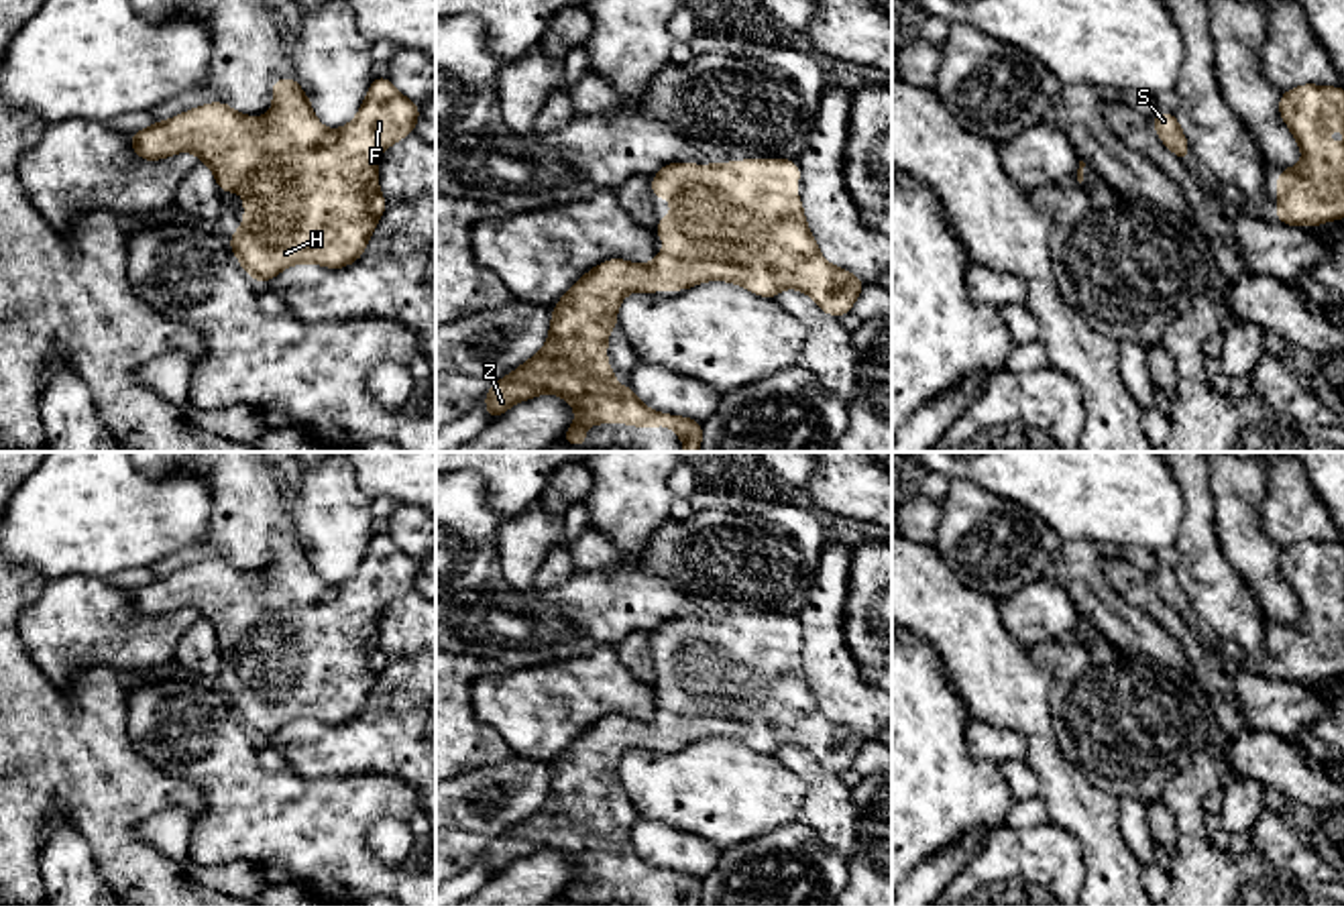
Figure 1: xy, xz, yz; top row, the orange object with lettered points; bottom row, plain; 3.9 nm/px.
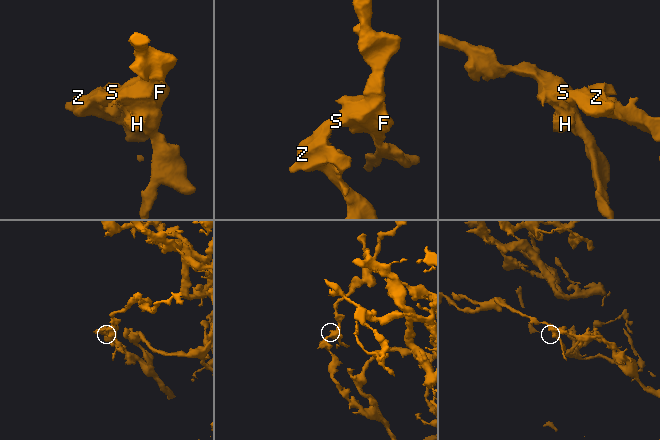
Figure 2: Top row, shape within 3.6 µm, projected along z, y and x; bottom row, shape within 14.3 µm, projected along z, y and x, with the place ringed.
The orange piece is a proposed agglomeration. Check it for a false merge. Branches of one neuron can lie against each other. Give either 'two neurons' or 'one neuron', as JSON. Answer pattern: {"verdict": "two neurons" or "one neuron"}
{"verdict": "one neuron"}

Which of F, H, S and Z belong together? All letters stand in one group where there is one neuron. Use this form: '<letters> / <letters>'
F H S Z

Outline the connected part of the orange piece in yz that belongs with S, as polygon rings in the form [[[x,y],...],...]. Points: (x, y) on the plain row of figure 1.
[[[1161,566],[1153,574],[1153,584],[1157,586],[1157,590],[1161,592],[1165,603],[1169,607],[1173,607],[1183,619],[1187,619],[1187,615],[1189,615],[1189,601],[1185,597],[1185,590],[1183,590],[1179,578],[1175,576],[1175,570]]]

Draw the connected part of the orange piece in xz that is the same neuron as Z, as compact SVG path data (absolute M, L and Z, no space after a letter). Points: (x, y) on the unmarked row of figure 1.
M749 615L749 617L731 617L723 621L686 621L682 617L670 619L662 623L652 637L652 654L670 654L672 656L672 672L662 674L654 688L662 698L670 698L668 706L656 709L654 717L648 723L639 723L635 719L623 715L609 715L580 733L566 751L554 759L554 772L550 778L550 794L546 802L534 810L525 820L497 837L487 849L487 869L489 875L505 869L513 859L534 855L540 849L554 849L564 853L574 865L576 875L568 884L568 888L560 894L572 902L589 902L589 896L582 888L584 882L597 882L605 877L615 880L635 880L639 886L648 886L652 882L670 882L674 890L678 890L684 898L684 906L698 906L703 896L703 882L690 873L668 871L662 867L648 865L633 845L625 841L609 843L607 835L619 835L621 827L609 827L607 818L607 792L617 782L617 761L631 747L666 747L674 743L676 747L684 747L696 739L723 735L729 739L737 739L762 753L774 753L786 745L794 743L808 749L815 759L829 772L849 770L859 747L867 741L859 737L853 729L829 721L806 682L804 666L800 654L794 649L798 643L800 623L790 615Z

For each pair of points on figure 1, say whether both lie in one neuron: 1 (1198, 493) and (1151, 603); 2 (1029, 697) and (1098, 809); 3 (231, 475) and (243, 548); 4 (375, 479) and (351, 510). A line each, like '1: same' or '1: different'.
1: different
2: same
3: same
4: different

